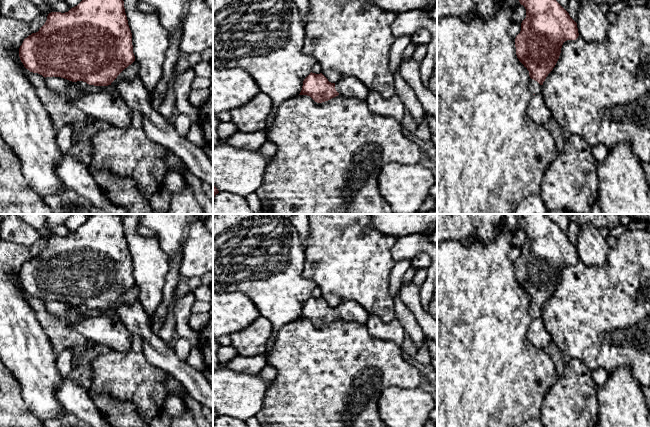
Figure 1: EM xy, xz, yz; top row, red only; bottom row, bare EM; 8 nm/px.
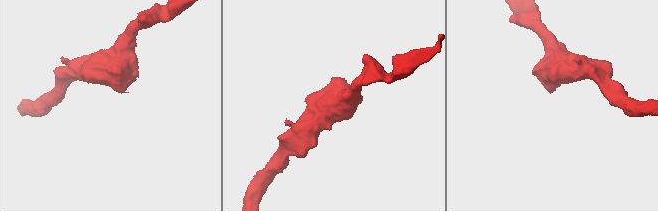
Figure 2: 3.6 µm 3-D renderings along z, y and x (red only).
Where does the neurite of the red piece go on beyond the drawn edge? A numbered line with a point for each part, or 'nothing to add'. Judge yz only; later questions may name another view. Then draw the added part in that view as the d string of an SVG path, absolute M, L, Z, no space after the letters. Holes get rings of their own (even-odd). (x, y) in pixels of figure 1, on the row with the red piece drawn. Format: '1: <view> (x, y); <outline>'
1: yz (535, 87); M530 78L529 88L532 94L540 94L542 91L542 85L540 85L537 81L531 78Z

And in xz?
1: xz (351, 87); M354 76L335 83L335 89L339 95L359 100L365 100L369 92L368 87Z

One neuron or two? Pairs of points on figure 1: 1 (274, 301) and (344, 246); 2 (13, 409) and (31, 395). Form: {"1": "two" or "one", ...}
{"1": "two", "2": "two"}

